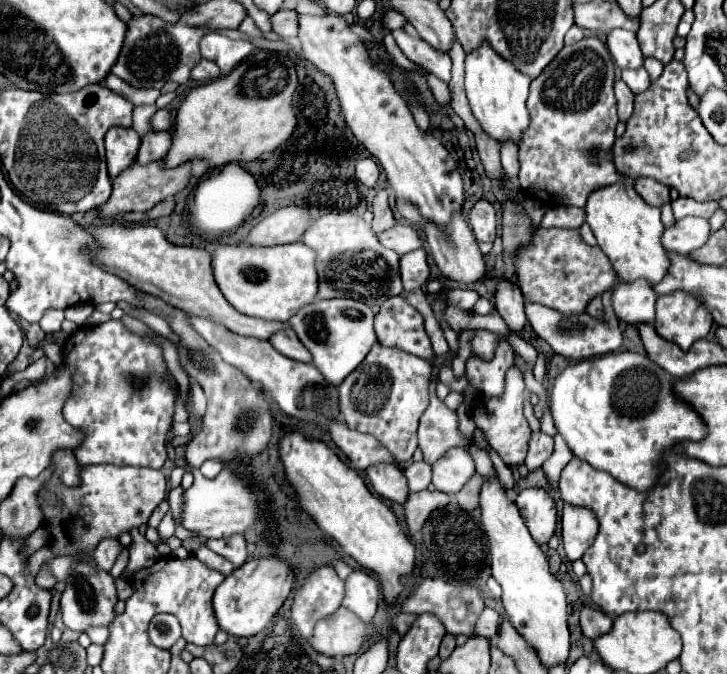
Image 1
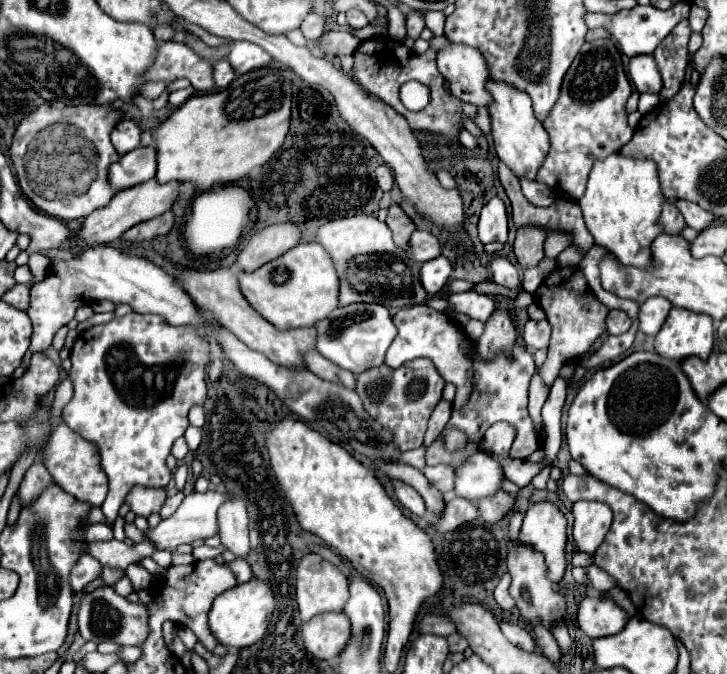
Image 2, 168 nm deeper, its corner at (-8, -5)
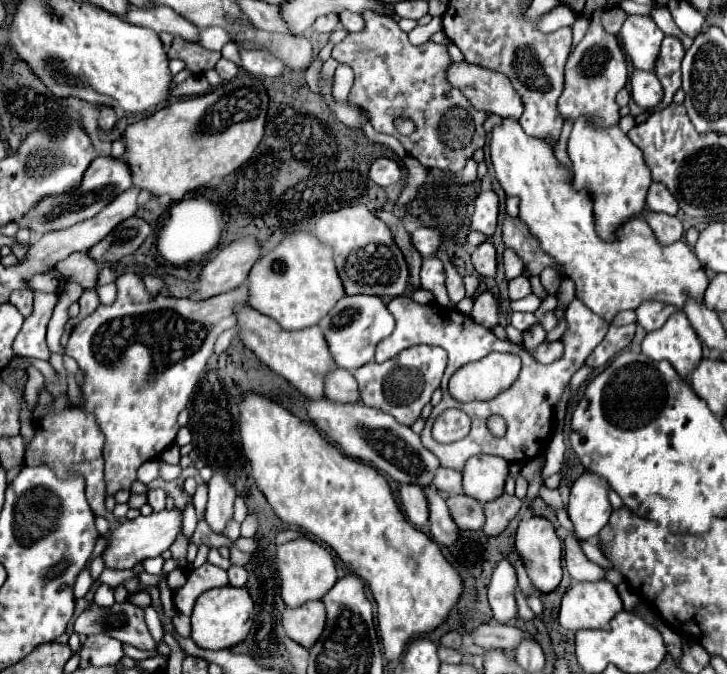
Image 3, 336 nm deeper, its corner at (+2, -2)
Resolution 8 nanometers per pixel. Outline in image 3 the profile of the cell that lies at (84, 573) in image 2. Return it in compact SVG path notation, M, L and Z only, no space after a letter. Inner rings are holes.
M86 565L86 567L78 573L78 577L76 577L76 581L74 581L74 595L76 595L76 599L84 597L84 595L88 593L90 585L92 585L92 575L90 575L90 569L88 569L88 565Z

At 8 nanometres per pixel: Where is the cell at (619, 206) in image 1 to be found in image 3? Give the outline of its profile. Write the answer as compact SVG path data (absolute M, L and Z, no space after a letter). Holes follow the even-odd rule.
M578 119L568 139L568 155L574 163L574 189L586 191L594 203L594 225L602 241L614 241L618 227L640 215L646 207L646 195L652 185L650 169L642 151L628 139L620 127L594 129L586 119Z

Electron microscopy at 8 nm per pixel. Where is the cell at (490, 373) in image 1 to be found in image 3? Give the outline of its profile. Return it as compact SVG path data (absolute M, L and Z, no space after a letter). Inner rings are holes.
M486 291L474 299L474 309L472 309L470 317L486 329L494 329L498 325L498 303L490 291Z

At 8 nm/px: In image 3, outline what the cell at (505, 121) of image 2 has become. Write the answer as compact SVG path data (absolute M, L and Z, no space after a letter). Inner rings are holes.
M502 119L500 125L496 125L490 133L490 157L496 171L496 179L500 181L506 195L520 197L520 219L530 227L532 235L540 241L540 247L556 259L566 271L566 275L576 283L576 297L592 309L596 315L604 317L608 323L614 319L618 311L624 309L636 309L642 301L654 299L668 305L674 305L676 309L684 309L688 299L694 299L698 303L704 301L704 293L708 289L708 277L700 261L694 257L692 249L686 245L686 241L678 239L674 245L662 245L654 231L642 221L642 217L632 217L628 223L622 225L618 231L618 241L606 243L602 241L594 231L594 213L592 213L592 199L586 195L586 191L574 191L570 183L570 175L564 167L558 165L552 147L546 145L546 141L526 135L516 119Z

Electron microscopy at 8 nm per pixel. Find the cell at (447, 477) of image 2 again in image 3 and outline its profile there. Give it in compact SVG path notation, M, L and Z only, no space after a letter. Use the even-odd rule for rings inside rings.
M438 467L436 475L432 479L432 485L438 491L446 491L450 495L458 495L458 493L462 493L462 473L458 473L454 469Z

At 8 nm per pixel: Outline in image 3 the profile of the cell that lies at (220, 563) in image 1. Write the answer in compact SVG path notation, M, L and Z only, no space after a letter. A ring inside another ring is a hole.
M232 565L232 567L228 569L228 577L230 577L230 585L242 587L242 585L246 585L246 581L248 581L248 571L246 571L244 567L240 567L240 565Z

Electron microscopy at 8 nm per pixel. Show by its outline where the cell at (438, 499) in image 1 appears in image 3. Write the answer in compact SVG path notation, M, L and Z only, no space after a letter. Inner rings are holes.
M452 495L446 499L446 505L450 509L450 515L454 519L454 523L460 529L480 529L484 525L484 517L482 517L482 505L478 501L474 501L472 497L466 495Z

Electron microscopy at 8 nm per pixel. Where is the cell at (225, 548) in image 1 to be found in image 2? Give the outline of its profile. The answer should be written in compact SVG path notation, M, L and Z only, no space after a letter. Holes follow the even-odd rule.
M232 496L232 500L228 500L228 504L222 504L220 512L218 512L218 524L220 524L222 544L236 556L244 558L250 552L248 512L244 508L244 502L236 500L236 496Z

